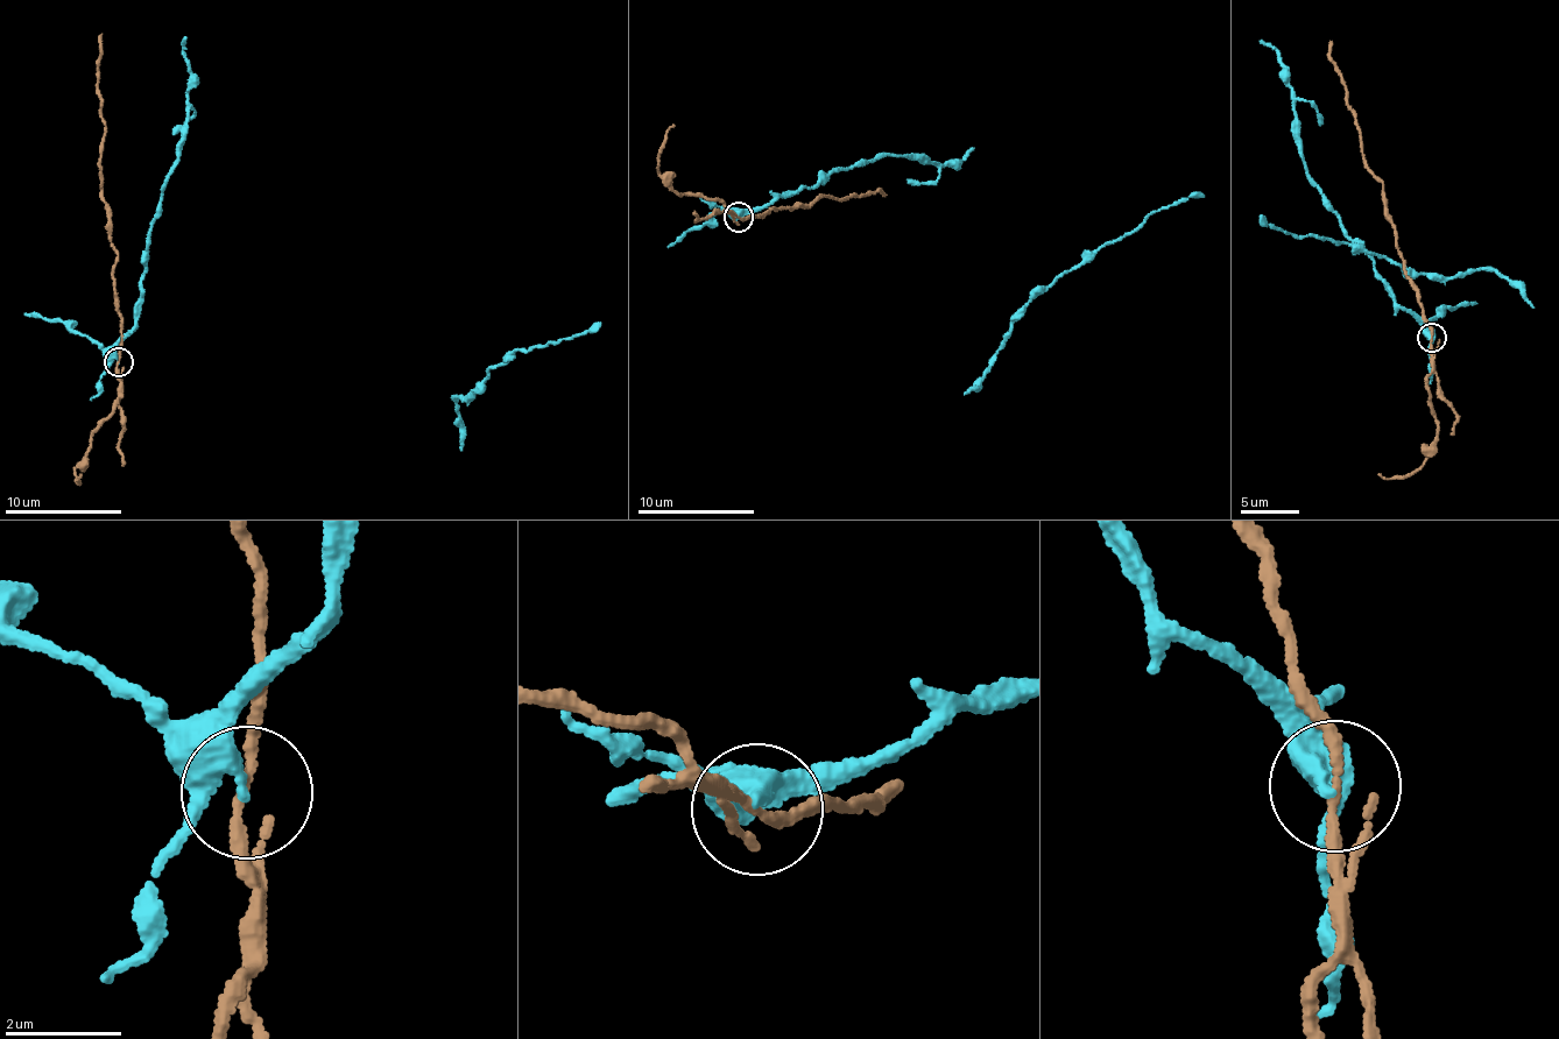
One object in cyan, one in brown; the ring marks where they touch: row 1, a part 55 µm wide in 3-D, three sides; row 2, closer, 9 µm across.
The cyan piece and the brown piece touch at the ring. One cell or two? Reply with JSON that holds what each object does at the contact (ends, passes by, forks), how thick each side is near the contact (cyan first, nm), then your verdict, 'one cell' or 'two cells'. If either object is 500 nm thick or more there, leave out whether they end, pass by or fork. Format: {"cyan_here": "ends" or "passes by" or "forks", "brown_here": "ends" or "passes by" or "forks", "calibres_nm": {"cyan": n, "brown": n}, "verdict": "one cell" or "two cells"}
{"cyan_here": "ends", "brown_here": "passes by", "calibres_nm": {"cyan": 280, "brown": 150}, "verdict": "two cells"}

